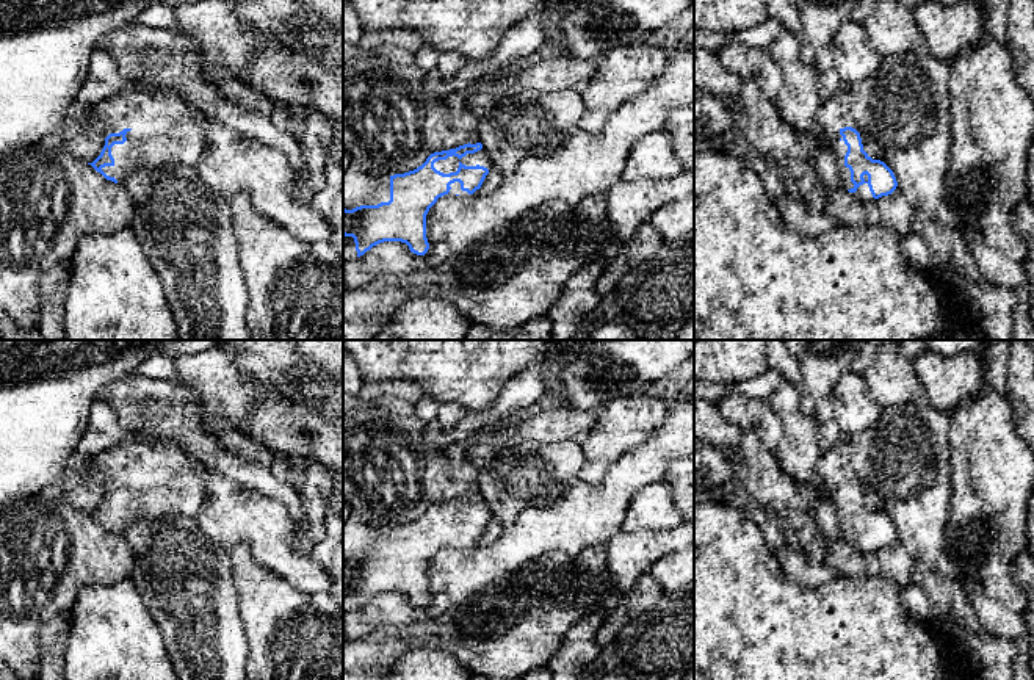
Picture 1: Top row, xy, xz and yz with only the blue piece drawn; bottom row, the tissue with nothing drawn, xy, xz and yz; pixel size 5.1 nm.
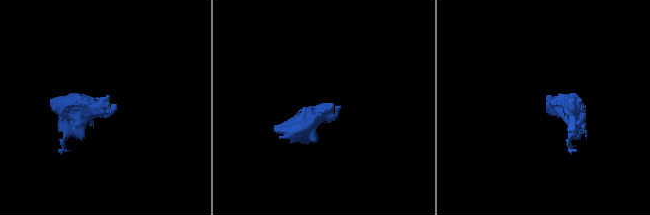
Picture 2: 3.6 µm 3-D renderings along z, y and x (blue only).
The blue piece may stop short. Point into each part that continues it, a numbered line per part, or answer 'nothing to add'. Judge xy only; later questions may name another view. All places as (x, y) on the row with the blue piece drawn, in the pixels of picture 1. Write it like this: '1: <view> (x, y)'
1: xy (166, 129)

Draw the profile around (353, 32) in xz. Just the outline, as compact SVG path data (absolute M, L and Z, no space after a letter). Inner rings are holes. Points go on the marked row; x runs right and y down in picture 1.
M343 0L343 42L345 44L359 44L363 30L359 24L359 17L354 8Z

